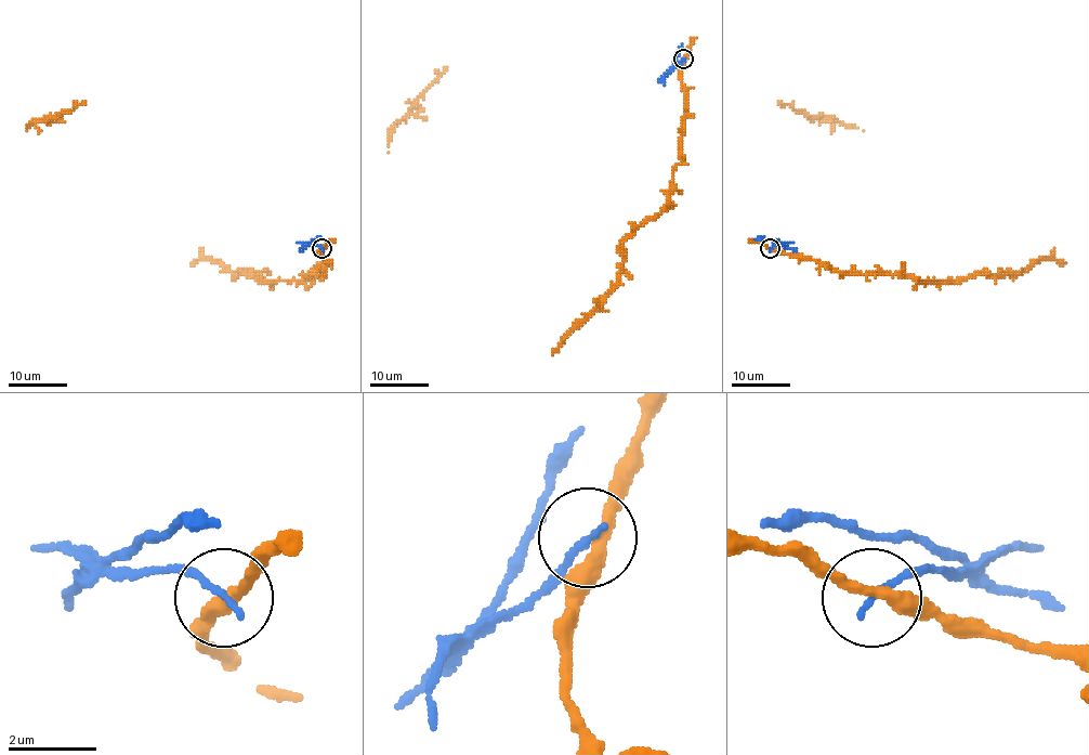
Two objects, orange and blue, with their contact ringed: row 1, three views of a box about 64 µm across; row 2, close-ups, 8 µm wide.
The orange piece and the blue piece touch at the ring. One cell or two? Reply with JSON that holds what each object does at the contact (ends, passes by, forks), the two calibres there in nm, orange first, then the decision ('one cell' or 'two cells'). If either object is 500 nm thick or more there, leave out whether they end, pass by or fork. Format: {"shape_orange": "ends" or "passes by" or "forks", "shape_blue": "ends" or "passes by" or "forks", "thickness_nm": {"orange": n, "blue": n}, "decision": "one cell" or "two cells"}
{"shape_orange": "passes by", "shape_blue": "ends", "thickness_nm": {"orange": 300, "blue": 170}, "decision": "two cells"}

